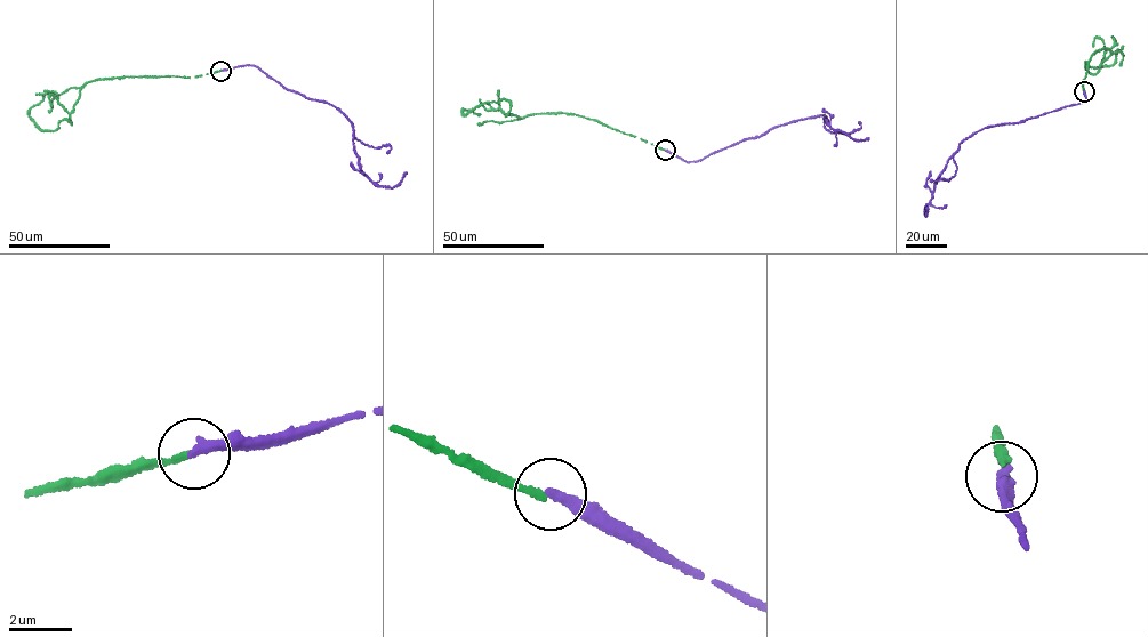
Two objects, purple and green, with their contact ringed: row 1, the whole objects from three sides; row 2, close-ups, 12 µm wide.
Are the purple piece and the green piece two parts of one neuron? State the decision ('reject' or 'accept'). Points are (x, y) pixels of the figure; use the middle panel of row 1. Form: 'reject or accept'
reject

